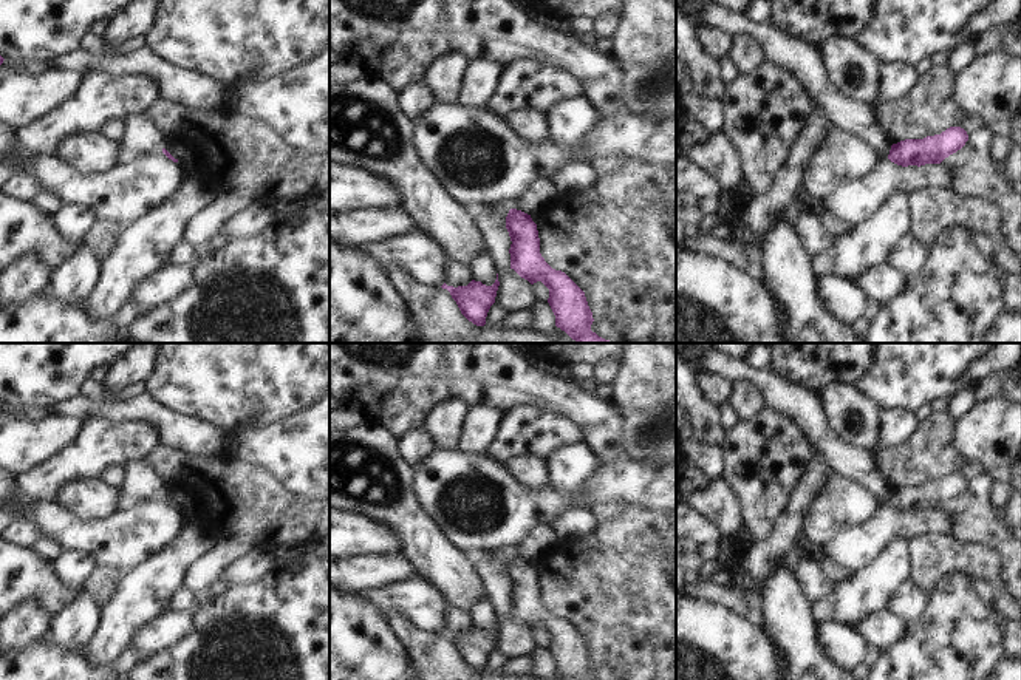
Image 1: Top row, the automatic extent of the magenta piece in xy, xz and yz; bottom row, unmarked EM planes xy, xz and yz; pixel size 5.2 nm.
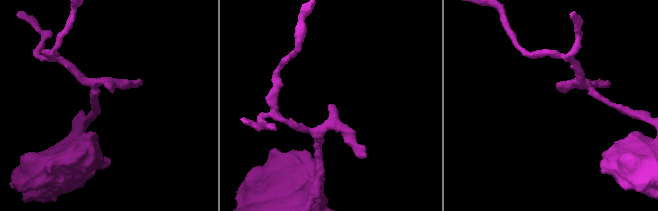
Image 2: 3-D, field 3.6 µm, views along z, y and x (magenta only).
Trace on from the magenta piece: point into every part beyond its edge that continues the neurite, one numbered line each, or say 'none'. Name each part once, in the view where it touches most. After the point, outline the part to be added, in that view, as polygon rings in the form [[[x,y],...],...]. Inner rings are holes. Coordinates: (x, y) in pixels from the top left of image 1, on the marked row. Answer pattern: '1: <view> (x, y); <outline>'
none

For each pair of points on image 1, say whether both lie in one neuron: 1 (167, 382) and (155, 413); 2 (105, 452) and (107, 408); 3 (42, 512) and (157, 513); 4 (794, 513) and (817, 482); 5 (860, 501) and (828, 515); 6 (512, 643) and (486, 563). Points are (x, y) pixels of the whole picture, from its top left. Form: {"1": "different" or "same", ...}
{"1": "different", "2": "different", "3": "same", "4": "same", "5": "same", "6": "same"}

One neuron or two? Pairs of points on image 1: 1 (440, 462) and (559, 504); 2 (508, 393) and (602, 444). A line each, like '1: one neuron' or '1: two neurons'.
1: one neuron
2: one neuron

